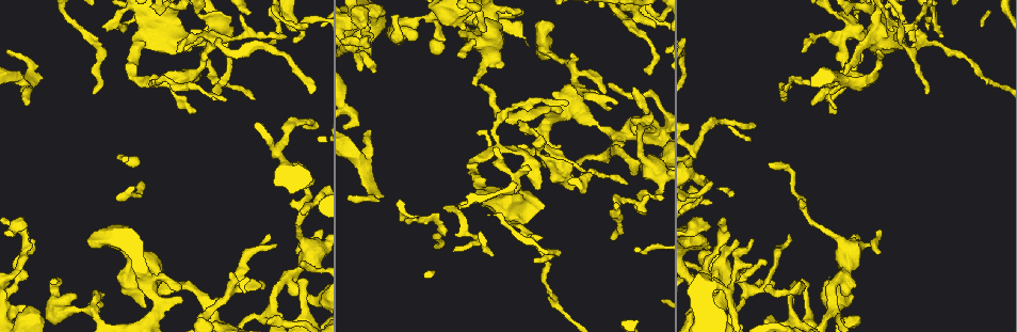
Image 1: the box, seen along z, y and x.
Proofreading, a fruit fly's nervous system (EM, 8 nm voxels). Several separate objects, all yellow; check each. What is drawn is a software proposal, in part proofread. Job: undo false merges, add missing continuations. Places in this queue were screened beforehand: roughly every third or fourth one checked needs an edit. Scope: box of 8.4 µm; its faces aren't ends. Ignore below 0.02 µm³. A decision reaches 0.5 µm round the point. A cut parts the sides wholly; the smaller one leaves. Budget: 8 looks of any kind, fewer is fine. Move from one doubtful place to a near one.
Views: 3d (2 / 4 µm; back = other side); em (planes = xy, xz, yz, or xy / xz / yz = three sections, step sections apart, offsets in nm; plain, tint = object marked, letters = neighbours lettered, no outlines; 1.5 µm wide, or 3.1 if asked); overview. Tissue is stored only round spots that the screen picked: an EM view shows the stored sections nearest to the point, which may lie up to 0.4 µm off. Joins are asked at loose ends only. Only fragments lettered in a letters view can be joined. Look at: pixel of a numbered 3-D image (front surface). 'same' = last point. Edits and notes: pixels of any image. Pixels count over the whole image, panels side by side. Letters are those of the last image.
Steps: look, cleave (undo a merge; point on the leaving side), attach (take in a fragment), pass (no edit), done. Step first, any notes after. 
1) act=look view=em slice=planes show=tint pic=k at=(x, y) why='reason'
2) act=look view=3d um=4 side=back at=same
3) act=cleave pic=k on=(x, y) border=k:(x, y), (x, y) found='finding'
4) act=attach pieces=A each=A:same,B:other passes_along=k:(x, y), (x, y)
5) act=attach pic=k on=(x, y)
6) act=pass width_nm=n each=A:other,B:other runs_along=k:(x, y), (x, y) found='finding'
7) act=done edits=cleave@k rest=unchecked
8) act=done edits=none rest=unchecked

act=look view=em slice=yz step=4 show=tint pic=1 at=(811, 103) why='an open end'

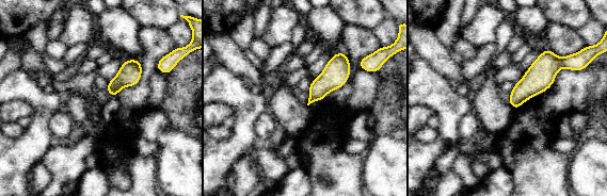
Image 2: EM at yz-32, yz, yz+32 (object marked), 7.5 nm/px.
act=look view=em slice=yz step=4 show=letters at=same

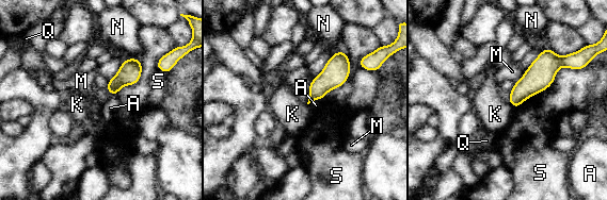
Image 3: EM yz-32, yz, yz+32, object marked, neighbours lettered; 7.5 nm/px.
act=pass longest_contact=S:240nm each=A:other,K:other,M:other,N:other,Q:other,S:other border=3:(508, 102), (515, 109) found='none of them fits'

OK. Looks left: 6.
act=look view=3d um=2 pic=1 at=(712, 273) why='free end'

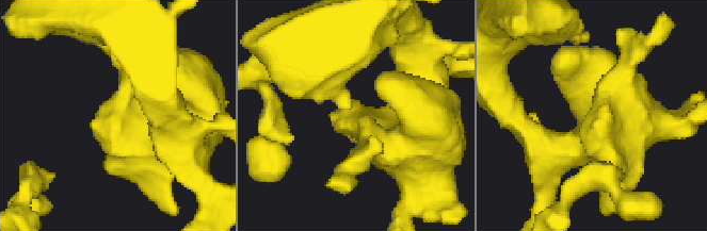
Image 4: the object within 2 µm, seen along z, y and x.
act=look view=em slice=xz step=4 show=letters pic=4 at=(92, 124) why='shape alone is not enough'

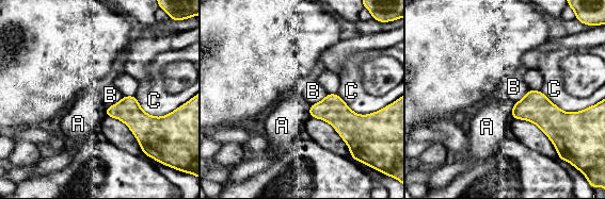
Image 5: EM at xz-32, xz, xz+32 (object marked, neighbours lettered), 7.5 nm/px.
act=look view=em slice=planes show=letters at=same why='cut it another way'

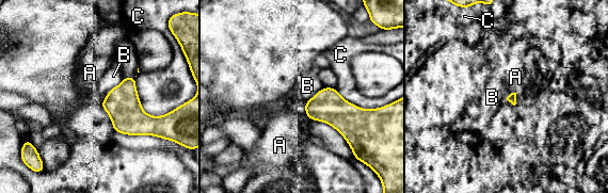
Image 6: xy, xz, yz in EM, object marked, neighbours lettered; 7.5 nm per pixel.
act=pass each=A:other,B:other,C:other border=6:(124, 77), (99, 101) found='none of them fits'

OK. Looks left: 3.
act=look view=em slice=planes show=plain pic=1 at=(308, 294) why='end of a long branch'

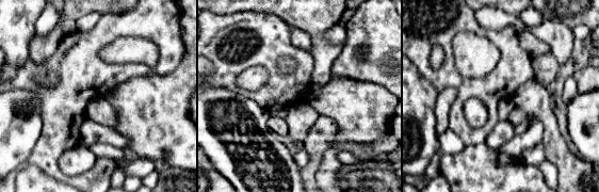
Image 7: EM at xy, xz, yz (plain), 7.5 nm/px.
act=look view=em slice=planes show=letters at=same

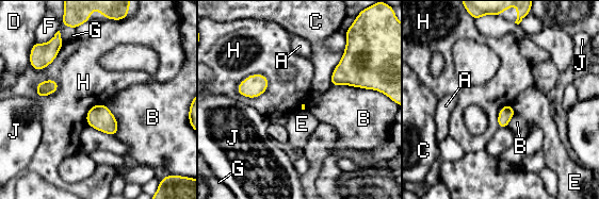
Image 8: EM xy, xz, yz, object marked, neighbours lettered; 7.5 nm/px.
act=pass longest_contact=B:320nm each=A:other,B:other,C:other,D:other,E:other,F:other,G:other,H:other,J:other border=8:(269, 79), (248, 75), (236, 90) found='no lettered fragment goes on from it'

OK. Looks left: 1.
act=done edits=none rest=unchecked

